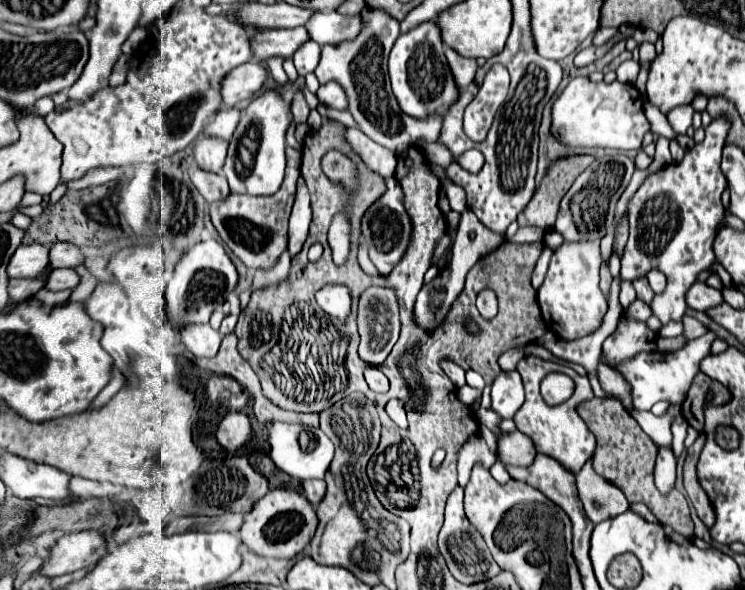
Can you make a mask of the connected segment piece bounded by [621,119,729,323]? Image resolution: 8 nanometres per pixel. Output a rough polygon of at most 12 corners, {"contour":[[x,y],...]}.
{"contour":[[729,123],[629,201],[621,277],[659,269],[650,303],[679,321],[685,293],[717,259]]}

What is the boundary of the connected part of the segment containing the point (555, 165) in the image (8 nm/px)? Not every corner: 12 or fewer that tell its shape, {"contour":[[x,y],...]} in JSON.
{"contour":[[561,157],[547,167],[519,227],[553,229],[559,203],[595,161]]}

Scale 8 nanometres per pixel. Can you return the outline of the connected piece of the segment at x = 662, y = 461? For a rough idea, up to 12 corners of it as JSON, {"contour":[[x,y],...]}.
{"contour":[[659,449],[655,462],[655,487],[669,495],[675,487],[671,449]]}

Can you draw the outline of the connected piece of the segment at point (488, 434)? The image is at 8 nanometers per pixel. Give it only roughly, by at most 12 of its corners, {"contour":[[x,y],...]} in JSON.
{"contour":[[479,425],[483,437],[491,452],[497,457],[498,436]]}

